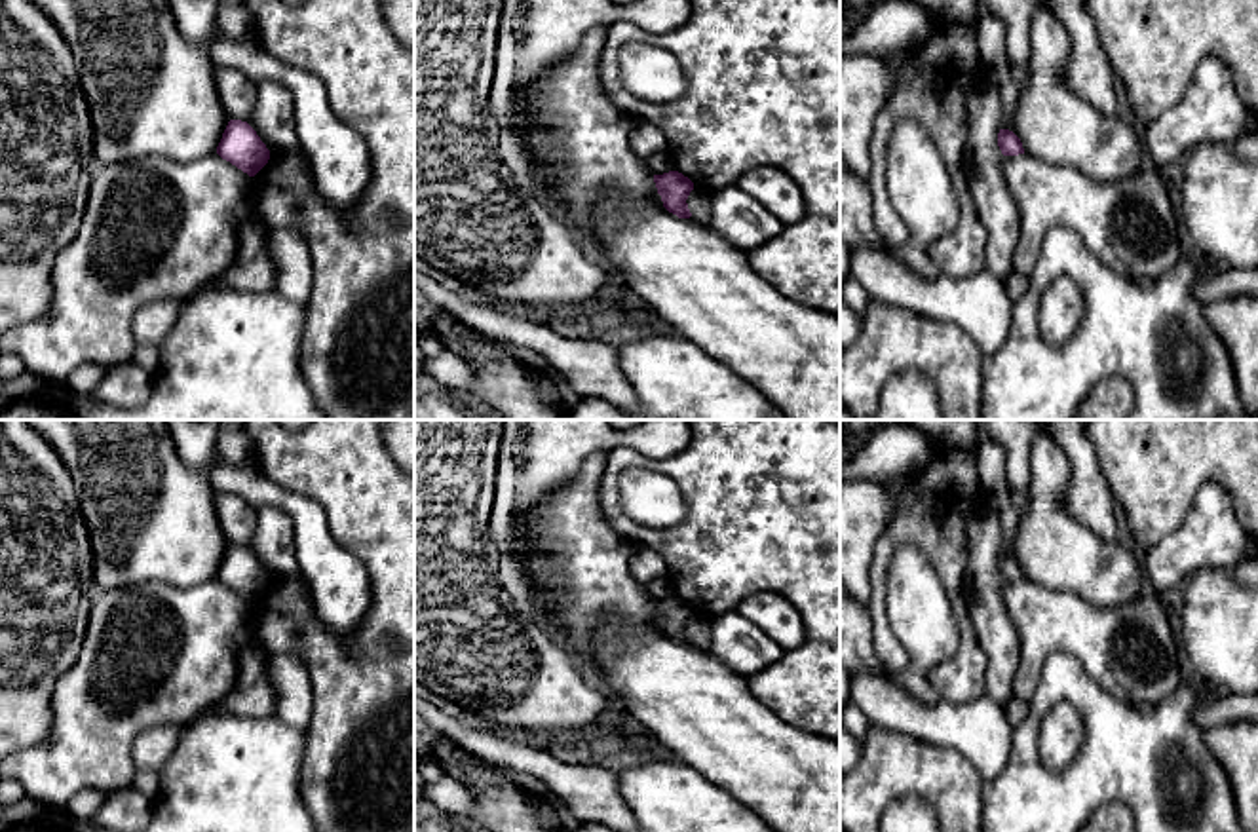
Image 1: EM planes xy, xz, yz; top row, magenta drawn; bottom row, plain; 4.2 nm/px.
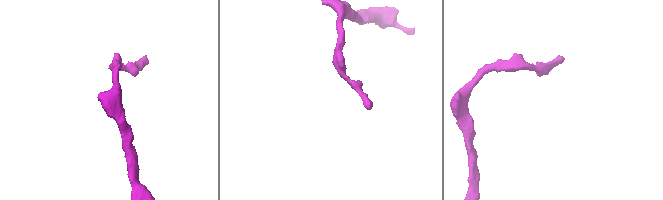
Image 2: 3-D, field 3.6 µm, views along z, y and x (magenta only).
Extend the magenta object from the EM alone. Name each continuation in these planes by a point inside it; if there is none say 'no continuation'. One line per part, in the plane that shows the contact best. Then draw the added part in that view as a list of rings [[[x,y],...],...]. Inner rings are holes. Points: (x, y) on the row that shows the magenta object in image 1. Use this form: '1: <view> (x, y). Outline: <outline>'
no continuation

